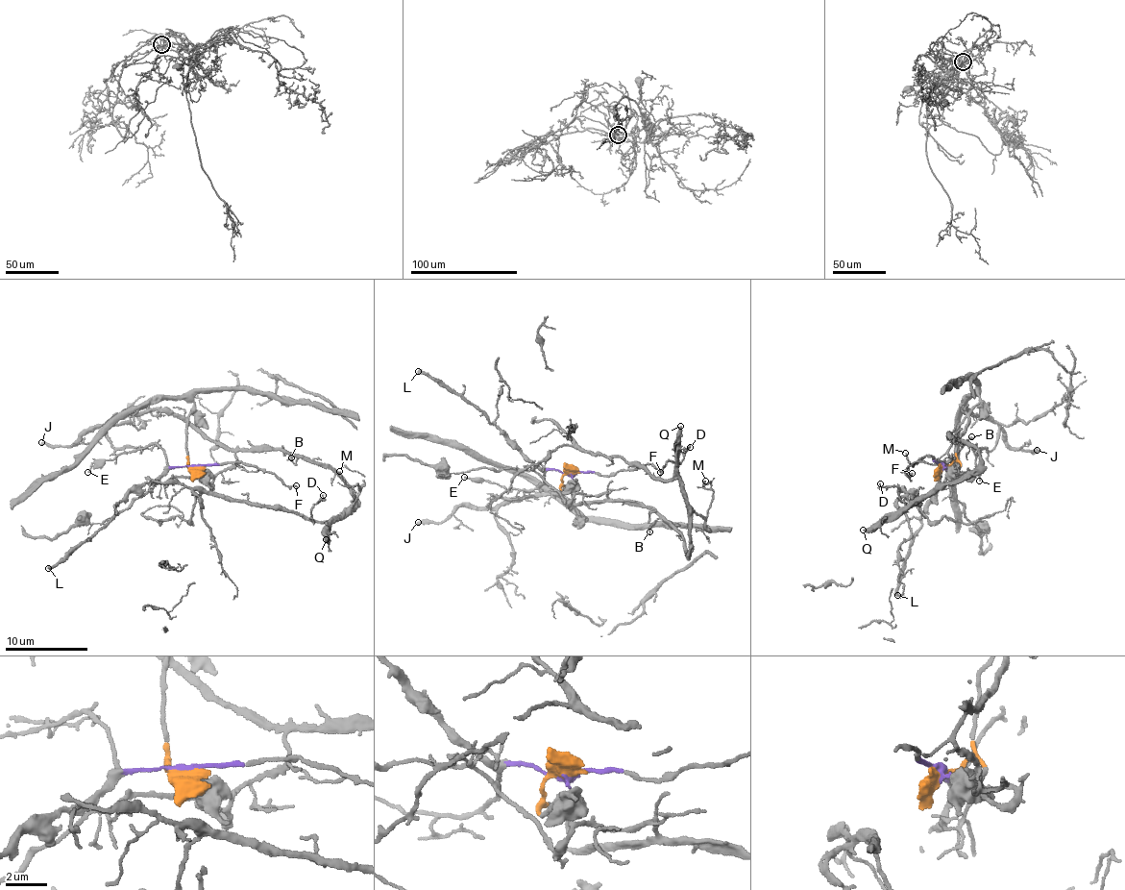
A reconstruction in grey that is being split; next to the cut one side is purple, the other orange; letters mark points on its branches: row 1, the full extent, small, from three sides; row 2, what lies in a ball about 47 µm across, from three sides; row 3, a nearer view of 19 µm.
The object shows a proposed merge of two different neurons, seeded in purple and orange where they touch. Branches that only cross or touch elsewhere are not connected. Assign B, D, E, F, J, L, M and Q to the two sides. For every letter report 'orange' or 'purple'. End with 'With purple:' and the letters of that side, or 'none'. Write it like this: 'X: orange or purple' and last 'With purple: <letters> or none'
B: orange
D: orange
E: purple
F: purple
J: orange
L: purple
M: orange
Q: orange
With purple: E, F, L

